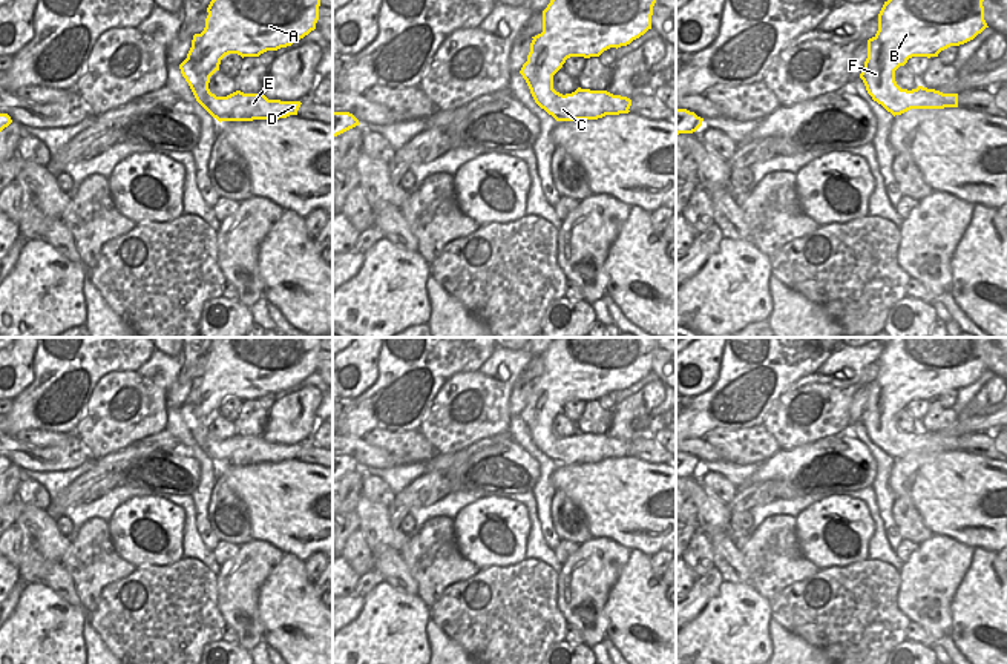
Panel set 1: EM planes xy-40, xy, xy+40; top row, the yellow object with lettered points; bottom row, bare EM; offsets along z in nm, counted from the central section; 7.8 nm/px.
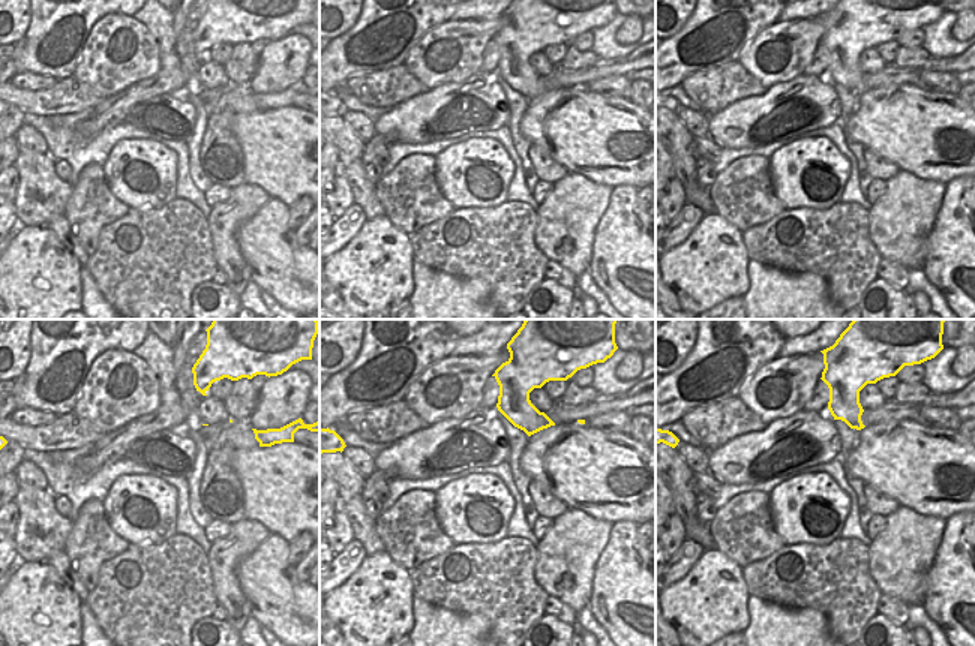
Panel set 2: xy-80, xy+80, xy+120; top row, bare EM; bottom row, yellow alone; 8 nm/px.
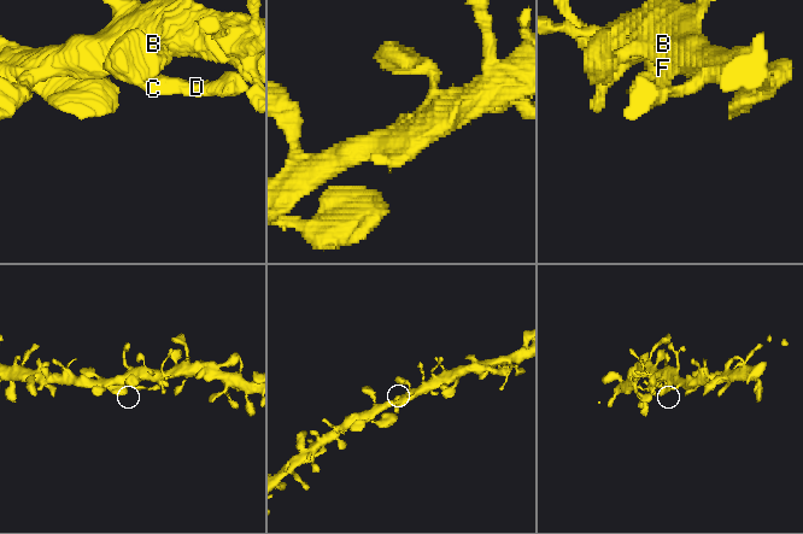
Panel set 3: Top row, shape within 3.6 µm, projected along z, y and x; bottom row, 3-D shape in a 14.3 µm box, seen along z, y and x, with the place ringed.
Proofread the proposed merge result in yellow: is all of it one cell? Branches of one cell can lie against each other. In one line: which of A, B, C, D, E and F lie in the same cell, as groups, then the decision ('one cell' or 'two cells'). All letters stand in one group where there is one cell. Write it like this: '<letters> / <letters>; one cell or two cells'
A B C D E F; one cell

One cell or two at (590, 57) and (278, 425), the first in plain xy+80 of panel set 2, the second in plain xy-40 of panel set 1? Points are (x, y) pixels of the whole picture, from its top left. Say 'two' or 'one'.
two

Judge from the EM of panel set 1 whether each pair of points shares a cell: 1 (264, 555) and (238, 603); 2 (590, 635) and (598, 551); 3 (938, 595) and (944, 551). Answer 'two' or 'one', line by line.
1: one
2: one
3: one

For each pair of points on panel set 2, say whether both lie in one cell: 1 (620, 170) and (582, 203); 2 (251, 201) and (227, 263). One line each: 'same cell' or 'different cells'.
1: different cells
2: same cell

